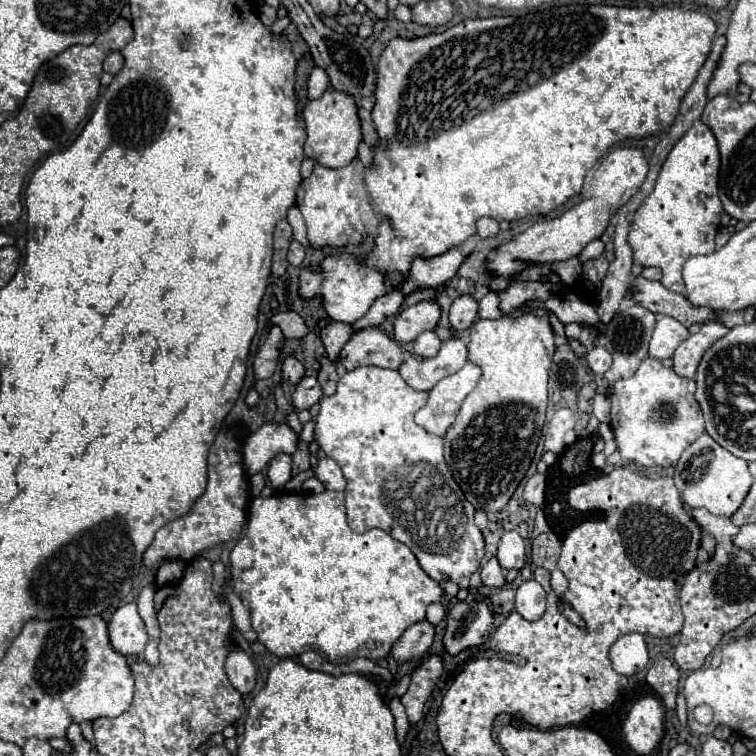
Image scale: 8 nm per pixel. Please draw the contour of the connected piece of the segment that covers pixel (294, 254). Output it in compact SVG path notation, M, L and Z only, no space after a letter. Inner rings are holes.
M291 241L291 247L289 247L289 265L293 265L293 267L299 267L301 263L303 263L303 259L305 259L305 249L297 243L297 241Z

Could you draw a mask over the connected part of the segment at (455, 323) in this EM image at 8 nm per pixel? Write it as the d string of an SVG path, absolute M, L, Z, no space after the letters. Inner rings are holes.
M461 295L453 301L451 309L449 309L449 321L451 321L451 327L455 331L459 329L469 329L471 323L477 319L477 301L471 297L471 295Z

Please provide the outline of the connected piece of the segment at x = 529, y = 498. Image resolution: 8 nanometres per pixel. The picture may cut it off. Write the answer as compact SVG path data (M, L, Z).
M535 473L527 483L525 483L525 491L523 497L527 503L533 503L537 507L543 505L545 501L545 475L543 473Z

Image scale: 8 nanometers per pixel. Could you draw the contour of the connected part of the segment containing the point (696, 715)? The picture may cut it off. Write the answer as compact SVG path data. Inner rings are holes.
M697 705L691 713L693 713L693 719L699 725L711 725L713 723L713 717L715 717L715 713L713 713L713 709L709 705Z

